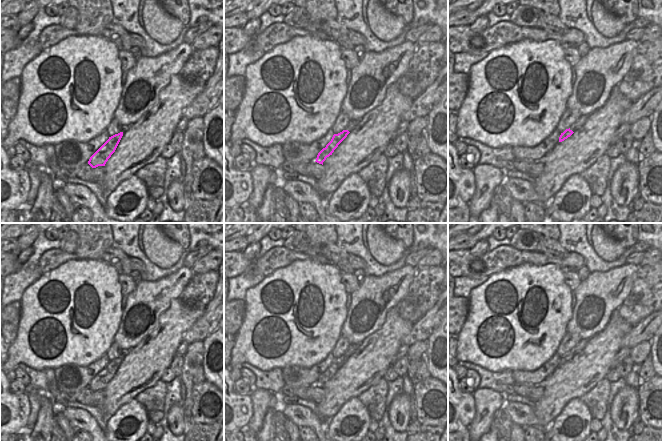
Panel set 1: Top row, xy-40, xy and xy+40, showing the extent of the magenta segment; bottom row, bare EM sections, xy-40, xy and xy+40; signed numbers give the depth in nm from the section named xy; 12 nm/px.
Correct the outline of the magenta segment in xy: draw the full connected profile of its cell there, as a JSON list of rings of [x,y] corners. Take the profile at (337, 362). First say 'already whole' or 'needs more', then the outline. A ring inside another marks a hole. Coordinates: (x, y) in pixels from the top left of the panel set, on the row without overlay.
needs more; [[[351,344],[342,356],[334,358],[331,365],[326,369],[326,371],[318,377],[315,386],[323,389],[323,386],[326,384],[326,382],[332,379],[338,369],[347,361],[350,356],[355,353],[358,348],[359,344]]]

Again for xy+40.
needs more; [[[580,340],[569,353],[566,353],[563,357],[561,357],[559,361],[559,366],[564,365],[568,361],[570,361],[576,354],[581,352],[587,345],[587,342],[588,340]]]

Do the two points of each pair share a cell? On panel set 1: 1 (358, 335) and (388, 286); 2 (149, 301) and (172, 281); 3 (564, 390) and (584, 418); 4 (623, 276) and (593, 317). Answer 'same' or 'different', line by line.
1: same
2: same
3: different
4: same

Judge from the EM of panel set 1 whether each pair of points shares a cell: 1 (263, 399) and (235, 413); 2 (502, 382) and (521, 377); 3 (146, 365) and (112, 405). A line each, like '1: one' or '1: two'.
1: two
2: two
3: one

